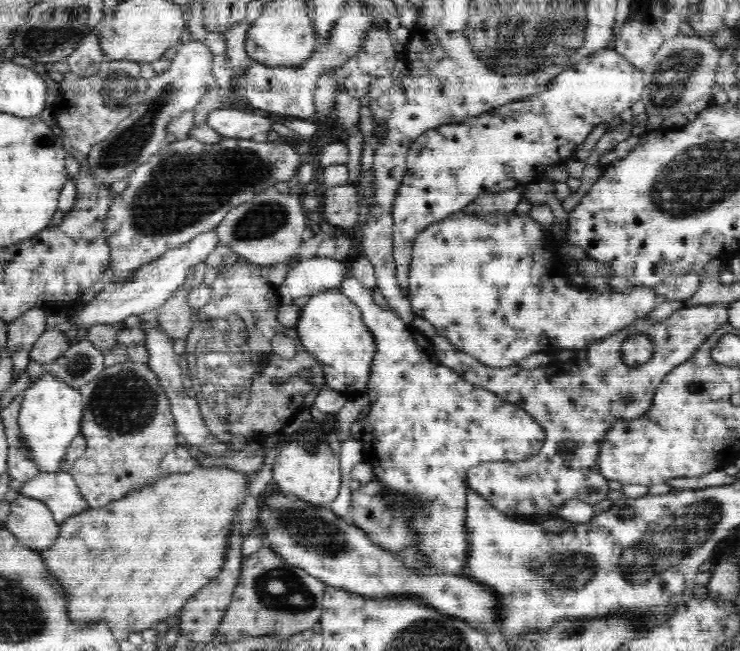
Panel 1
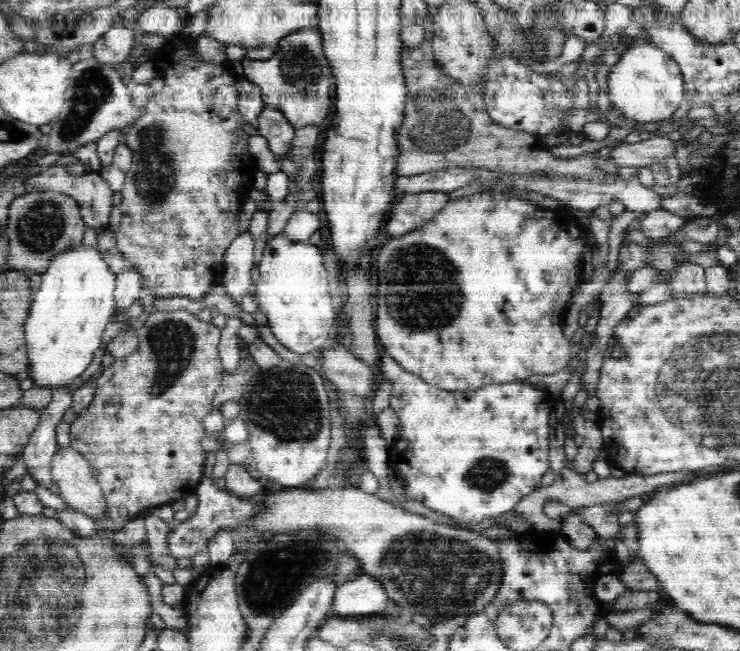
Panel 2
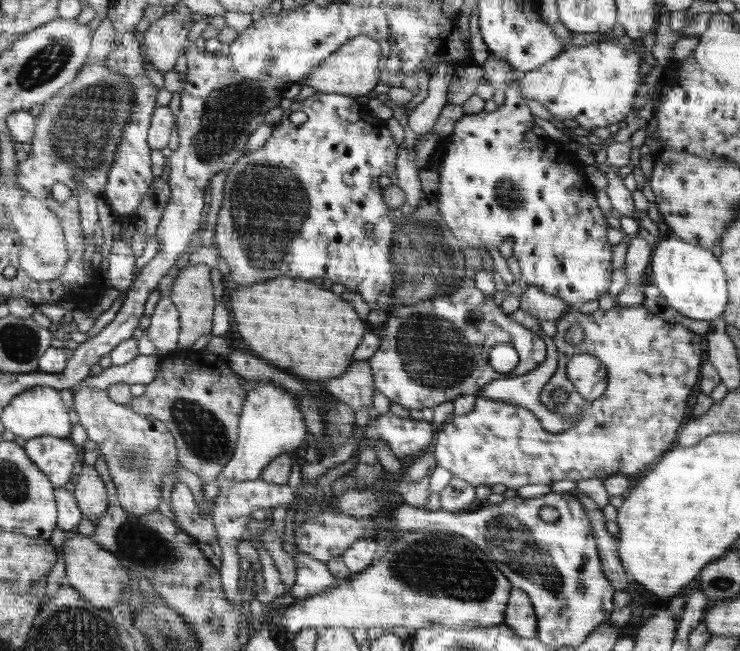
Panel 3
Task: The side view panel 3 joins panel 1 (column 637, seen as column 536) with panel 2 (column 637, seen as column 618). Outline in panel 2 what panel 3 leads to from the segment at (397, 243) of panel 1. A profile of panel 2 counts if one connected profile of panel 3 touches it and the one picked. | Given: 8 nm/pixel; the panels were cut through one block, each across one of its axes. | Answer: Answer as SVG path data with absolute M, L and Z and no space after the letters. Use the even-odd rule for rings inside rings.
M647 40L628 46L628 52L620 56L608 82L612 104L637 123L664 120L672 116L684 101L685 79L680 66L661 47Z

